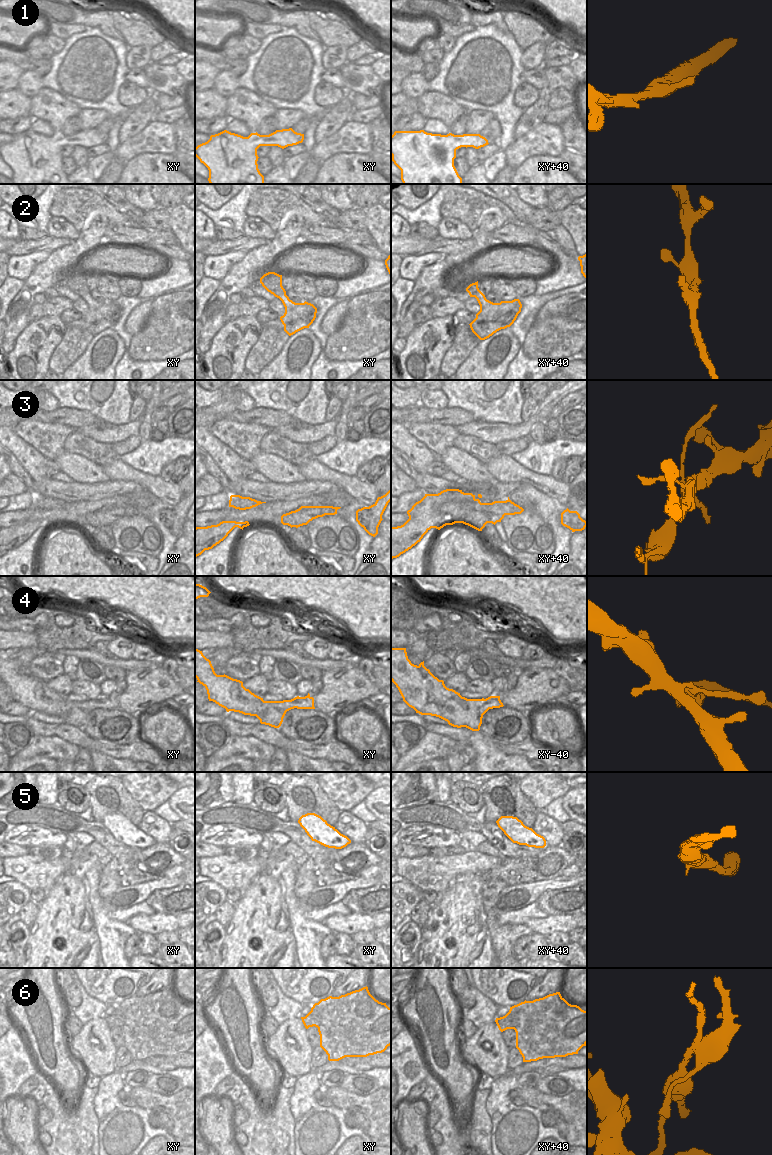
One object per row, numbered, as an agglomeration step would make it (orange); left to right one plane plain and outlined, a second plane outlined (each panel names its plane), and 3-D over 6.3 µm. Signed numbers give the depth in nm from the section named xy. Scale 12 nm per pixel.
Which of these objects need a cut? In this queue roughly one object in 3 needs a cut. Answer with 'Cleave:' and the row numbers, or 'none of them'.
Cleave: 3, 4, 6

